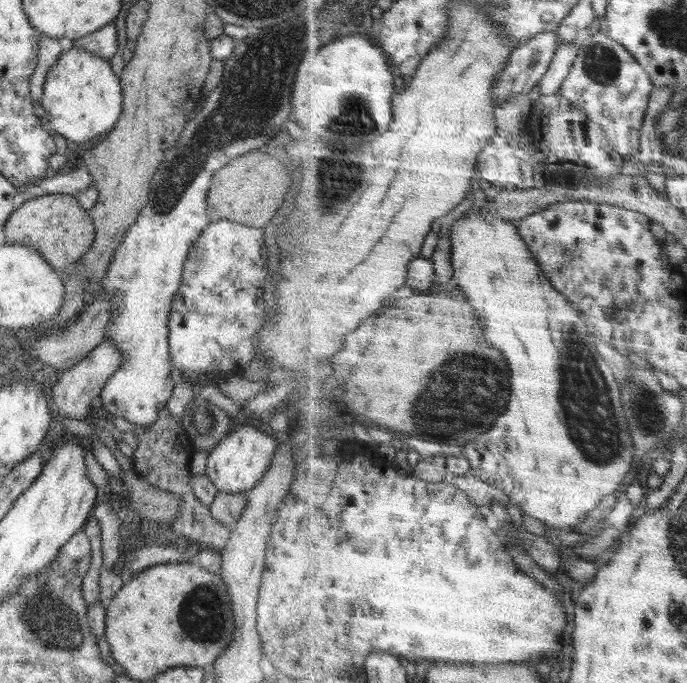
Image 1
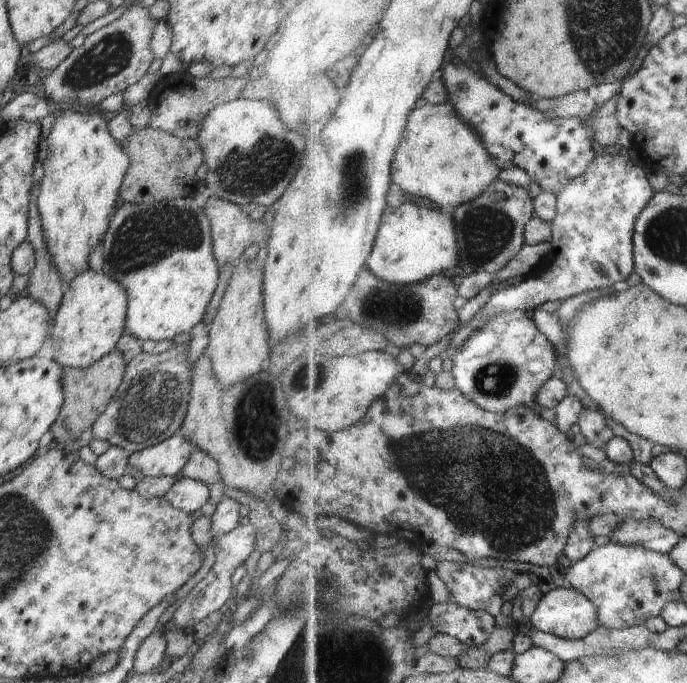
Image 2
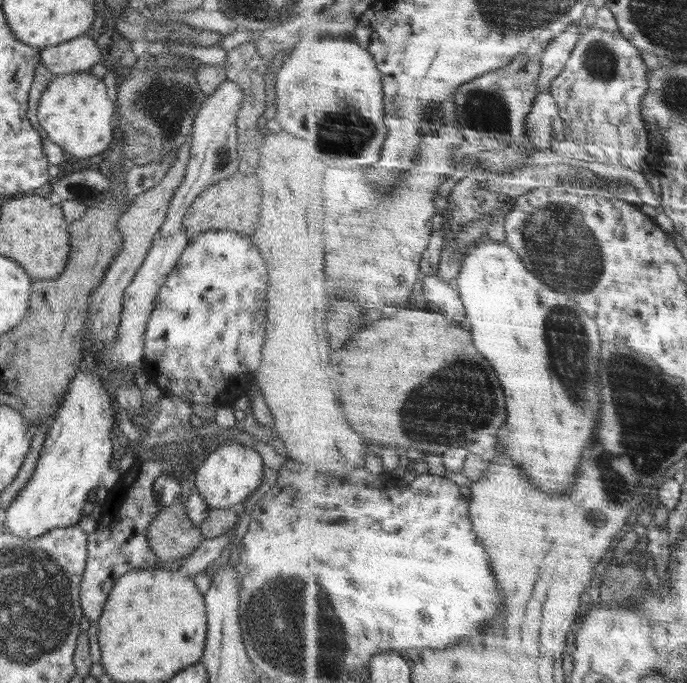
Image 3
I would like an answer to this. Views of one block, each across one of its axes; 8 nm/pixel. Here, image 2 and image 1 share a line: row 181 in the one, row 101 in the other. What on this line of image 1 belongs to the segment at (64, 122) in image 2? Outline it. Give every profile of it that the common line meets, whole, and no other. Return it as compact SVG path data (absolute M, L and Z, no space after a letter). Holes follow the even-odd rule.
M82 47L62 51L48 69L43 86L42 106L48 112L45 121L65 140L79 144L107 133L115 124L123 106L123 85L112 71L110 60L98 57Z

